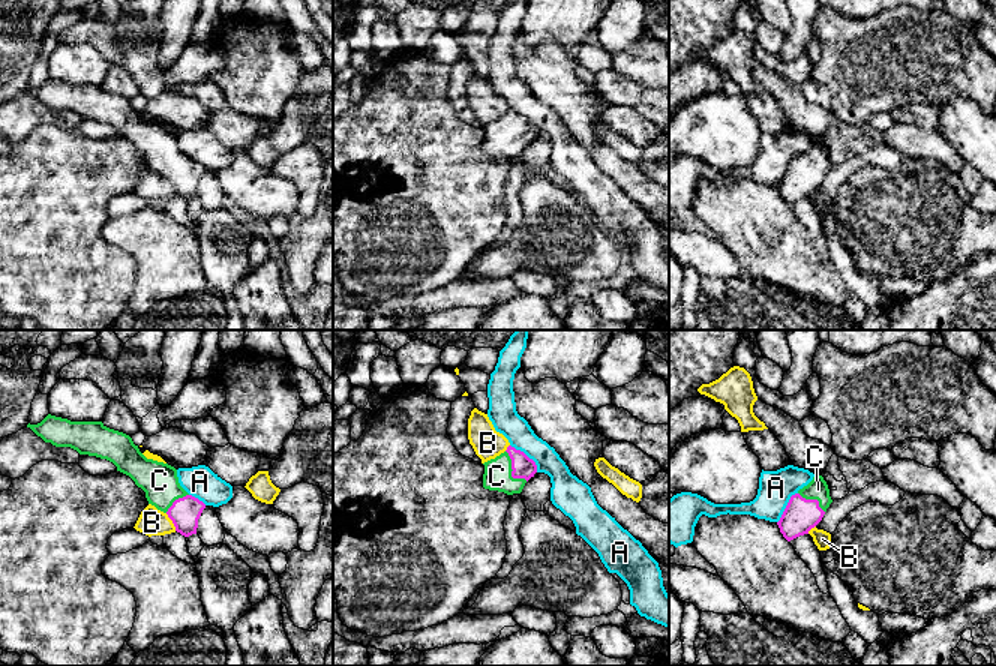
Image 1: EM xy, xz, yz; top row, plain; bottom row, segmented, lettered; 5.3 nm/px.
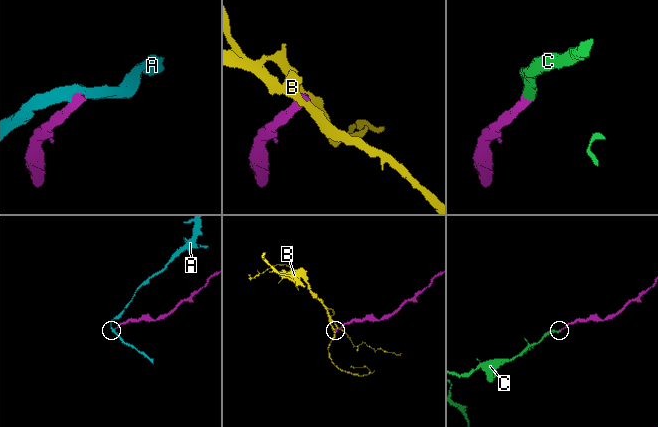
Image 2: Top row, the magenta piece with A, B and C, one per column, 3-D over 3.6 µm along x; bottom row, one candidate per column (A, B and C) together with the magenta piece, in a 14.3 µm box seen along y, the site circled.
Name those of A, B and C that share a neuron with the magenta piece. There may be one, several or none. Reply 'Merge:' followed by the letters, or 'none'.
Merge: C

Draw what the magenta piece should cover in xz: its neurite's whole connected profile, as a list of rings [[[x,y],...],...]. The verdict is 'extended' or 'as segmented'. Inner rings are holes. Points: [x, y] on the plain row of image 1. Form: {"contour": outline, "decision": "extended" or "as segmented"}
{"contour": [[[512,110],[483,129],[483,152],[507,159],[520,158],[525,147],[537,136],[536,126]]], "decision": "extended"}

